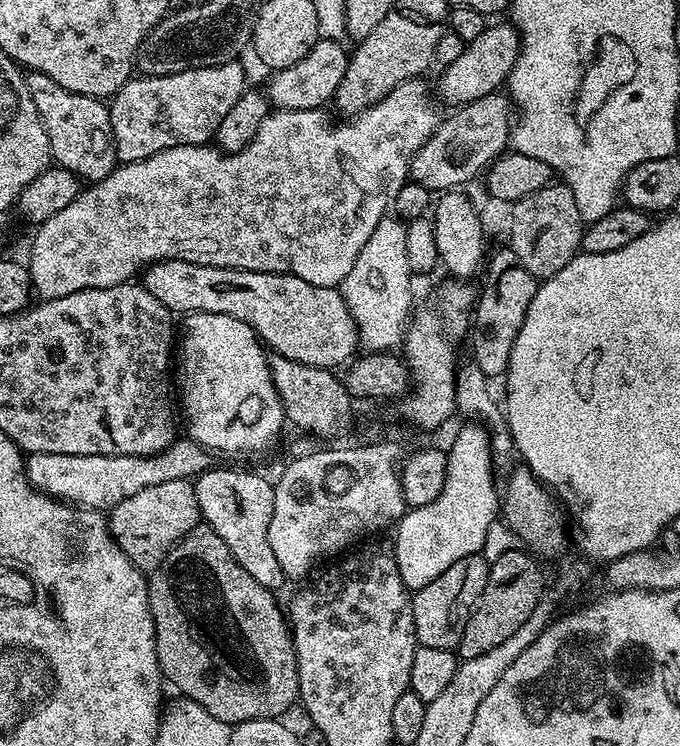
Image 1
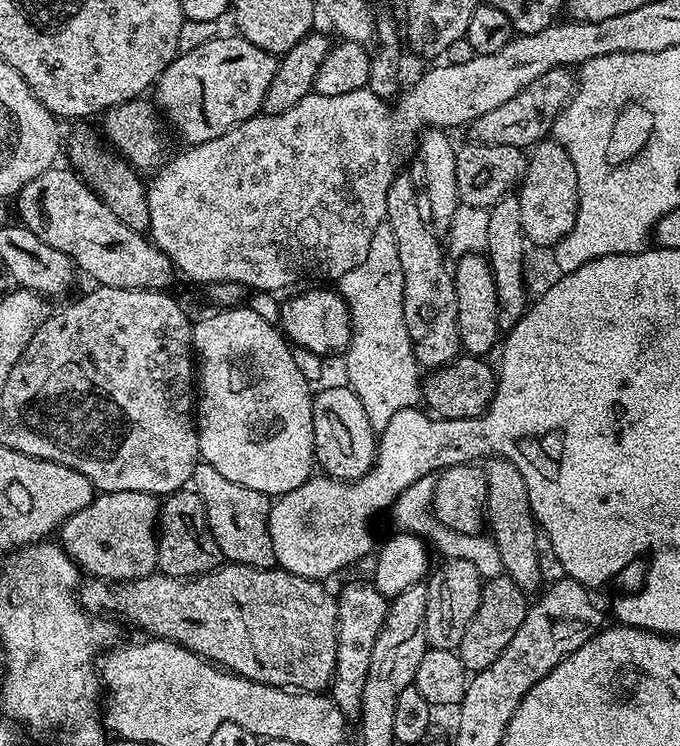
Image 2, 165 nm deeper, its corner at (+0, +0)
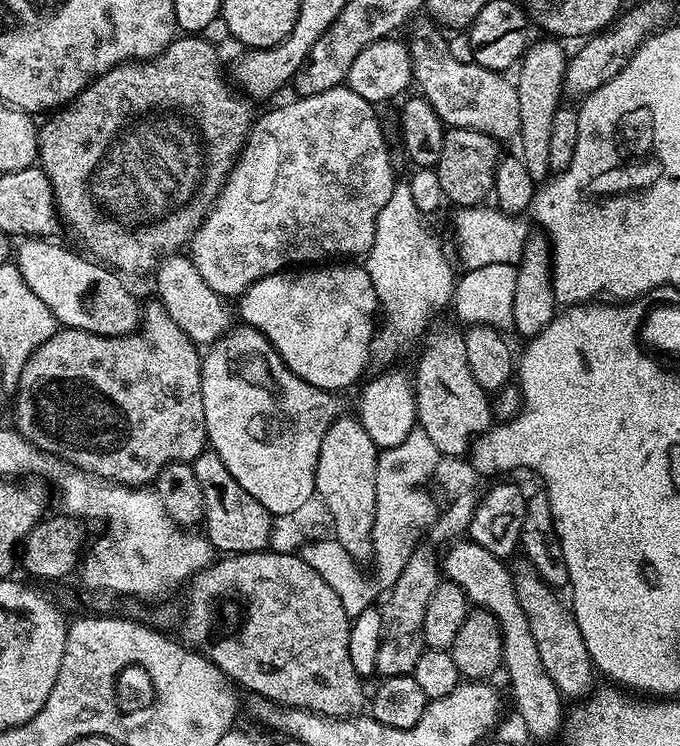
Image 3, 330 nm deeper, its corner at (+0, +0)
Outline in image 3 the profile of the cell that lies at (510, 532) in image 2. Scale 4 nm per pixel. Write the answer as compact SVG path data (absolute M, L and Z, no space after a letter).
M533 571L517 573L514 582L519 605L530 622L531 634L546 674L563 697L570 700L587 697L593 689L596 671L571 609L565 603L563 605L557 597L559 595Z

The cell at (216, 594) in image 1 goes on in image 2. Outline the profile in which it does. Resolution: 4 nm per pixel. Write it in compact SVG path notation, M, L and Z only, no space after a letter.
M185 486L163 497L156 542L157 569L165 576L200 576L219 568L221 563L218 542L214 542L214 534L206 518L206 506L198 493Z

